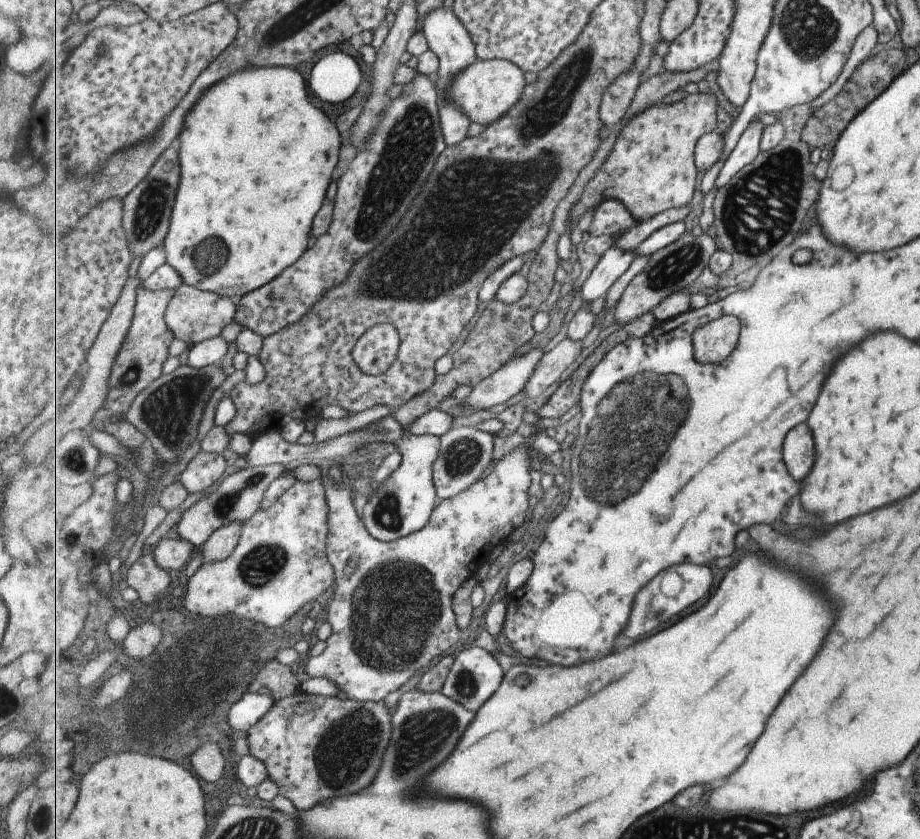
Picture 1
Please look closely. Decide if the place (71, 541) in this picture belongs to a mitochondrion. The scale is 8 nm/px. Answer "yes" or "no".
yes

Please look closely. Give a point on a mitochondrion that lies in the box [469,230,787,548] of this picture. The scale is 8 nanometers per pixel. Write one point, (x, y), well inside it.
(635, 432)

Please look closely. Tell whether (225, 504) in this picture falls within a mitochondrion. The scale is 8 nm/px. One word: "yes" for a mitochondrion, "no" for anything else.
yes

